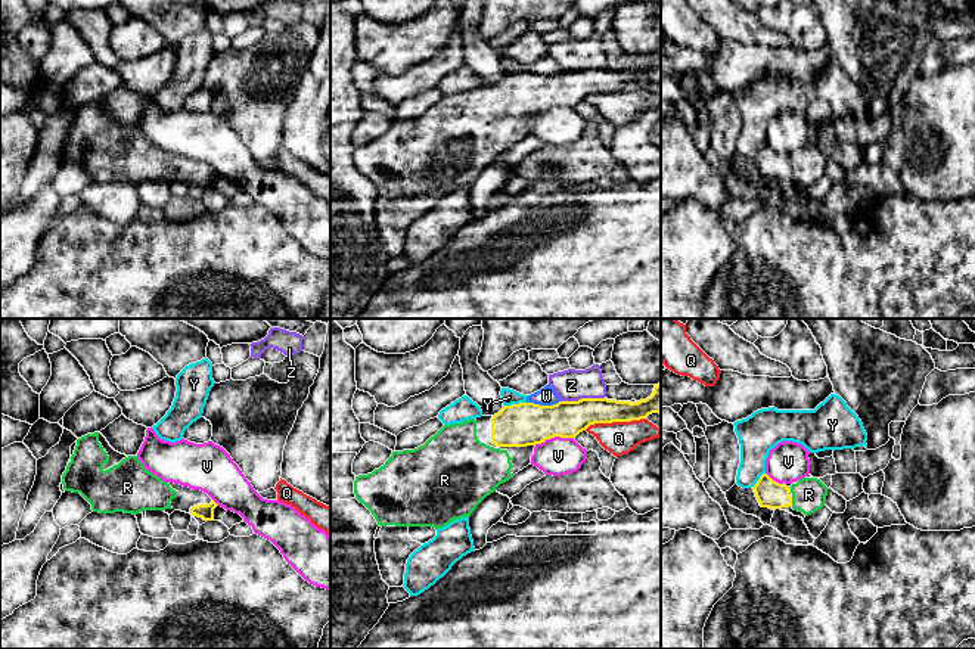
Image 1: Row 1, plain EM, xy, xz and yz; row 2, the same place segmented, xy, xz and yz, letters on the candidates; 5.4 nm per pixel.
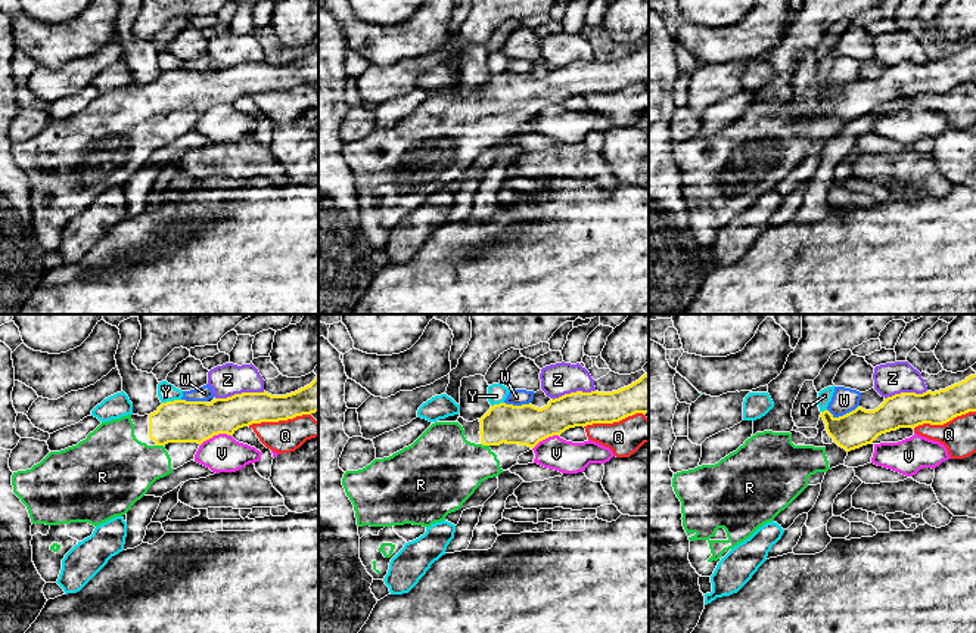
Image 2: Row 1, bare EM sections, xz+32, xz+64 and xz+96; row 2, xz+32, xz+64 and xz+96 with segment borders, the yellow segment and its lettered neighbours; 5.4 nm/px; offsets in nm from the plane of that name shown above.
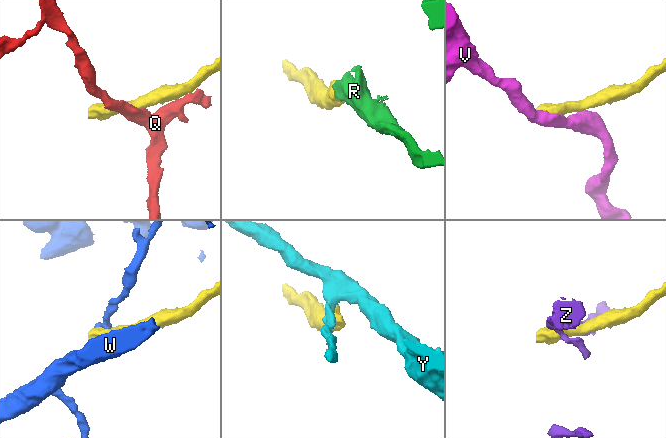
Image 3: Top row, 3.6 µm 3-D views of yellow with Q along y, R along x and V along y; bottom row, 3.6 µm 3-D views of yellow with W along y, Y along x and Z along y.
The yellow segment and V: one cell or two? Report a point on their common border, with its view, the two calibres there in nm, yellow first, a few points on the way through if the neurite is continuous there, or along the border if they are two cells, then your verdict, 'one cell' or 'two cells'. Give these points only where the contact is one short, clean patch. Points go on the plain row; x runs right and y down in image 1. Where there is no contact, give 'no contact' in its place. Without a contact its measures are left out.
meets yellow in xz at (553, 106); 240 nm thick on the yellow side, 220 nm on the other; border along xz (573, 106), (550, 106), (534, 114); two cells

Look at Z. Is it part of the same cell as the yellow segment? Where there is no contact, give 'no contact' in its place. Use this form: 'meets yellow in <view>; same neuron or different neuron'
meets yellow in xz; different neuron

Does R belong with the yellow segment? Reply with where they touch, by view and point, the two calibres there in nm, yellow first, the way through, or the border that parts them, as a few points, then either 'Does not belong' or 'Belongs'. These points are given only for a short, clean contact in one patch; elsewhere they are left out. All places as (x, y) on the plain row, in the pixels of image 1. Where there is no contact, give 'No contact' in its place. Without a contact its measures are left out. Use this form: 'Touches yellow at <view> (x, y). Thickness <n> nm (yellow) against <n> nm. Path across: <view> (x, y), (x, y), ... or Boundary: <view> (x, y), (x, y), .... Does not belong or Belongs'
Touches yellow at yz (791, 171). Thickness 150 nm (yellow) against 190 nm. Path across: yz (769, 162), (791, 171), (803, 170), (809, 164). Belongs

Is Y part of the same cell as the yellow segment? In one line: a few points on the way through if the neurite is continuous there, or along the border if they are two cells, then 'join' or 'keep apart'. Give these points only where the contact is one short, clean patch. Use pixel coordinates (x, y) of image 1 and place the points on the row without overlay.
along xz (525, 71), (503, 75) | keep apart

